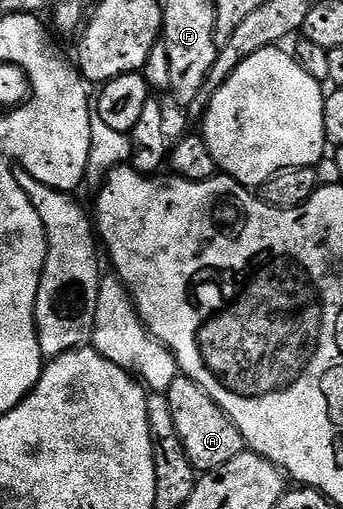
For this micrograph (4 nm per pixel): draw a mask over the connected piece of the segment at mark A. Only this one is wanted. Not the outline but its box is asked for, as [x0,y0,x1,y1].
[166,378,245,471]

